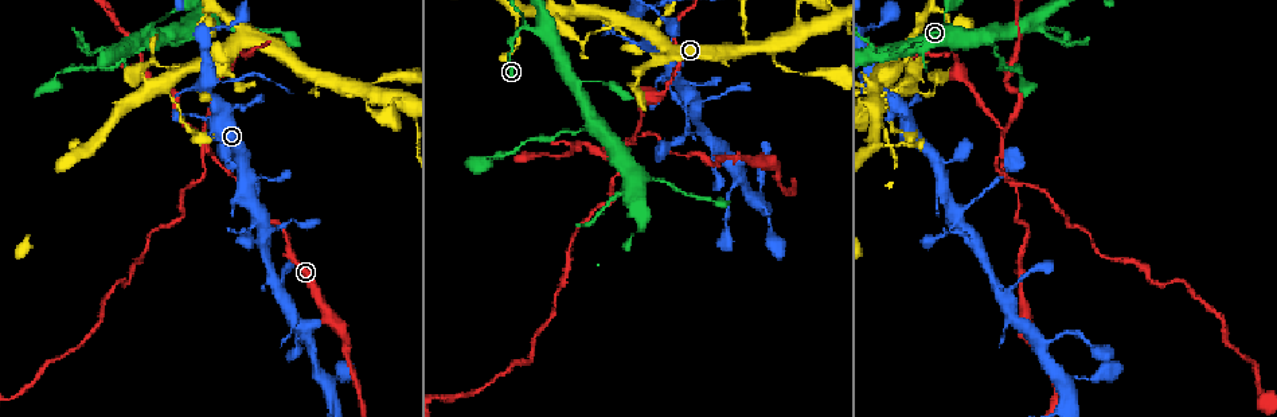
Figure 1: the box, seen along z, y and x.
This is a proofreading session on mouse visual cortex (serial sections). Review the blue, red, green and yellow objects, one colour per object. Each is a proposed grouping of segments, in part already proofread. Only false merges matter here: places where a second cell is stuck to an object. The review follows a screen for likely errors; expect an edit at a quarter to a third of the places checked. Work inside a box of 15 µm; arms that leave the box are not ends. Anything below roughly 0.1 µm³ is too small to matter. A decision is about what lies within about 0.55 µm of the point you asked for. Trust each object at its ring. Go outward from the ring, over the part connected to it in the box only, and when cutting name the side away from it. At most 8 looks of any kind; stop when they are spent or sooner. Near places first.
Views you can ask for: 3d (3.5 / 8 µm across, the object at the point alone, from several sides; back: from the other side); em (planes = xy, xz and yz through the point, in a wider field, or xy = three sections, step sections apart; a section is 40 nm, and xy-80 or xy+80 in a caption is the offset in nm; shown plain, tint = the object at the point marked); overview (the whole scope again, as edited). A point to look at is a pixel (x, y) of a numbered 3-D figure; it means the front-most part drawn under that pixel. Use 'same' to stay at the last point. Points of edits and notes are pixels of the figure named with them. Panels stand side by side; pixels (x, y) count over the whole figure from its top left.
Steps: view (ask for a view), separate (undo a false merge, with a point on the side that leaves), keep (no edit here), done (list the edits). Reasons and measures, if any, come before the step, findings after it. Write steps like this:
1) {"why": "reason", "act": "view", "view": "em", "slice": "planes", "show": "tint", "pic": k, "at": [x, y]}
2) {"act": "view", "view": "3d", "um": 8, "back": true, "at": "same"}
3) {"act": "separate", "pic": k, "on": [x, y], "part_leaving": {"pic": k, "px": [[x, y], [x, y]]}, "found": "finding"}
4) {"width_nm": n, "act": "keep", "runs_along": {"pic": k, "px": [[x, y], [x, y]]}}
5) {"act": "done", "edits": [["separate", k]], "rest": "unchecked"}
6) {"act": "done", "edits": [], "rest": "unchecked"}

{"why": "abrupt turn", "act": "view", "view": "3d", "um": 8, "pic": 1, "at": [877, 50]}

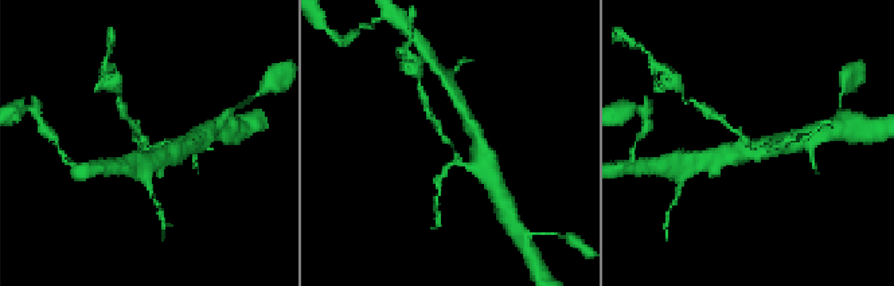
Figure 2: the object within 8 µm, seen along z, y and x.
{"why": "need the tissue", "act": "view", "view": "em", "slice": "xy", "step": 2, "show": "tint", "pic": 2, "at": [455, 151]}

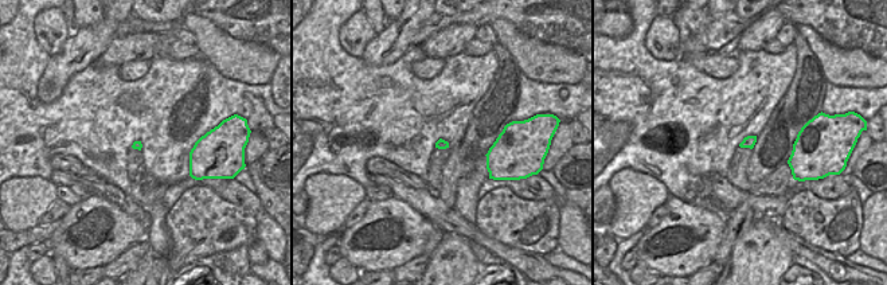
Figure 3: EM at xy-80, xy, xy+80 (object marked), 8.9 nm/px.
{"act": "separate", "pic": 2, "on": [437, 125], "part_leaving": {"pic": 2, "px": [[448, 141], [433, 118], [426, 117]]}, "found": "a second cell is stuck on"}

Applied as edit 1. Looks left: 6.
{"why": "redraw", "act": "view", "view": "overview"}

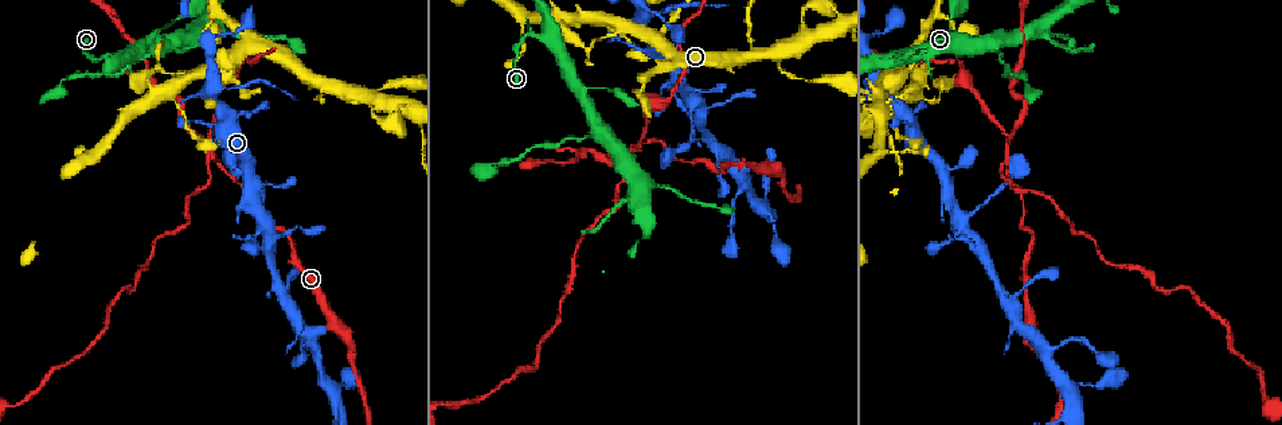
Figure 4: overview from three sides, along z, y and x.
{"why": "thin arm on a thick one", "act": "view", "view": "3d", "um": 3.5, "pic": 4, "at": [996, 48]}

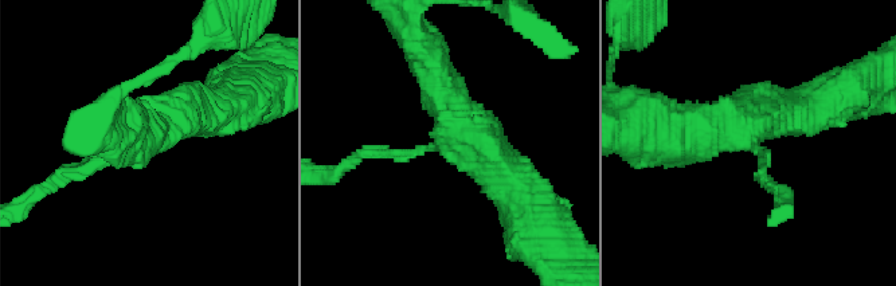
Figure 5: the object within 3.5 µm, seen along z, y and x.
{"arms": 3, "arm_widths_nm": [150, 500, 500], "act": "view", "view": "em", "slice": "xy", "step": 3, "show": "tint", "pic": 5, "at": [445, 138]}

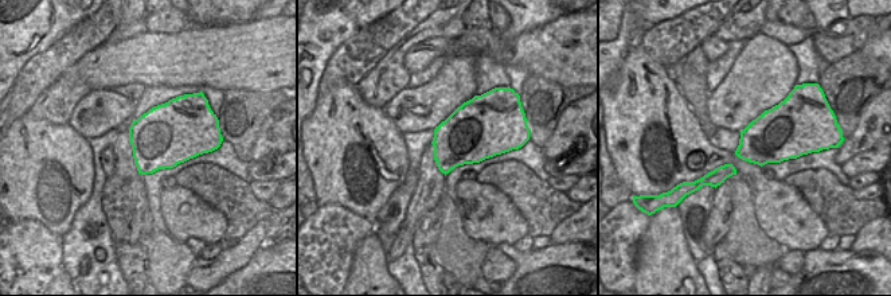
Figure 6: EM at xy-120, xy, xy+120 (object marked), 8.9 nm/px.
{"act": "keep", "runs_along": {"pic": 5, "px": [[421, 47], [454, 122], [520, 191]]}, "found": "all the same cell"}

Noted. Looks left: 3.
{"act": "view", "view": "3d", "um": 8, "pic": 4, "at": [720, 171]}

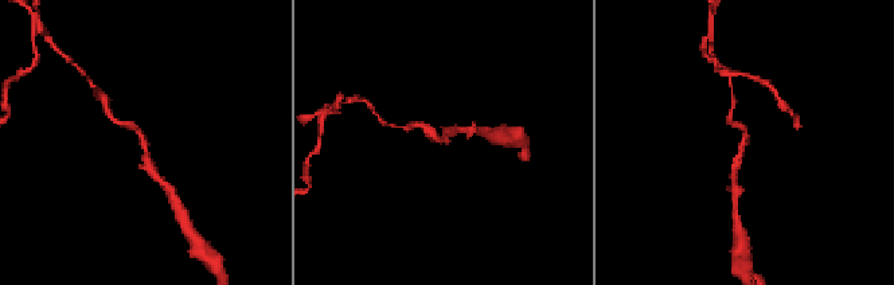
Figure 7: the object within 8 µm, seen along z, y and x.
{"why": "zoom in", "act": "view", "view": "3d", "um": 3.5, "back": true, "pic": 7, "at": [745, 133]}

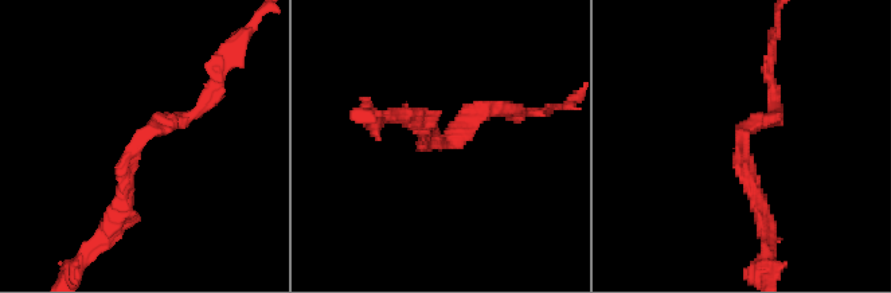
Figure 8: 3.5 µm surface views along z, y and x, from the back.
{"arm_widths_nm": [200, 200], "act": "keep", "found": "one cell here"}

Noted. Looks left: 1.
{"why": "arms part here", "act": "view", "view": "3d", "um": 3.5, "pic": 4, "at": [604, 24]}

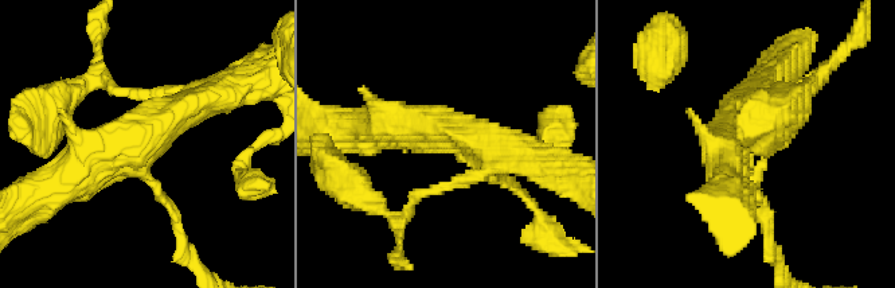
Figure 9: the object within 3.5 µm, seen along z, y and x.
{"act": "keep", "runs_along": {"pic": 9, "px": [[203, 97], [54, 185]]}, "found": "continuous, no second cell"}

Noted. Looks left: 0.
{"act": "done", "edits": [["separate", 2]], "rest": "unchecked"}

